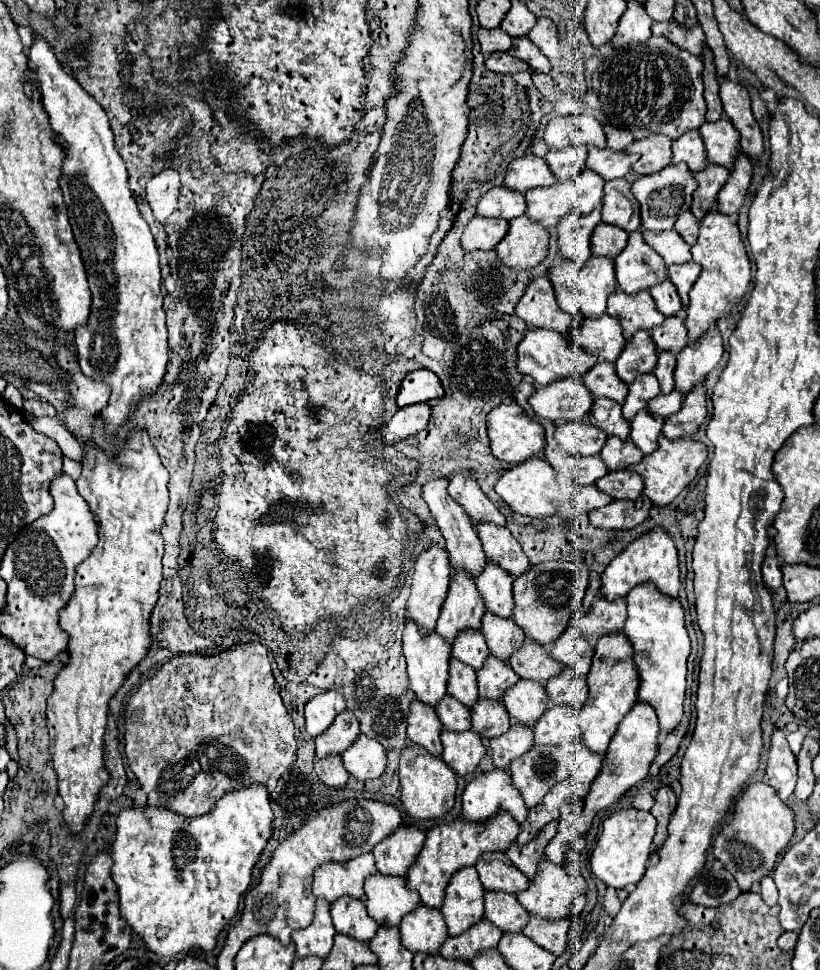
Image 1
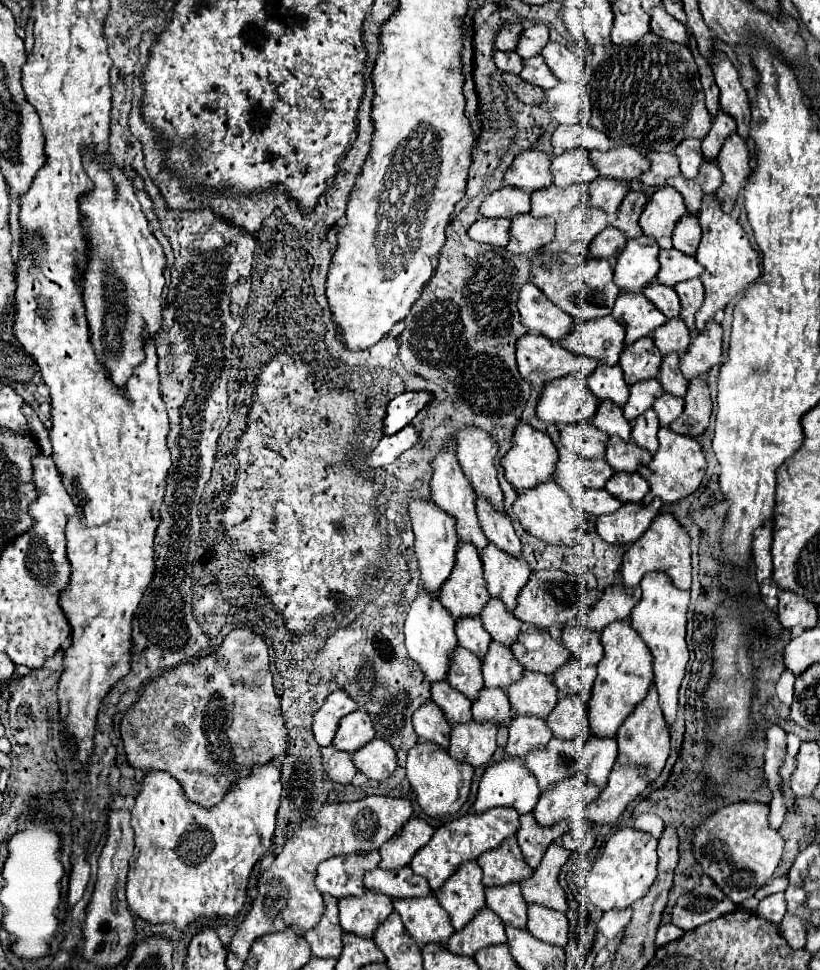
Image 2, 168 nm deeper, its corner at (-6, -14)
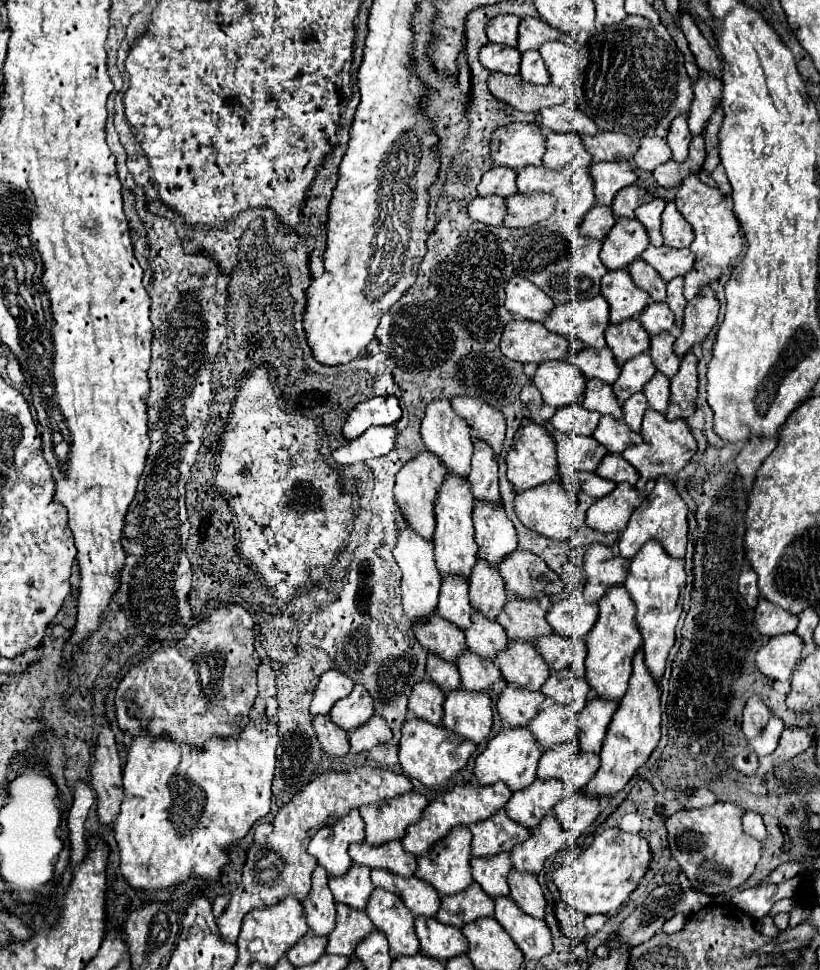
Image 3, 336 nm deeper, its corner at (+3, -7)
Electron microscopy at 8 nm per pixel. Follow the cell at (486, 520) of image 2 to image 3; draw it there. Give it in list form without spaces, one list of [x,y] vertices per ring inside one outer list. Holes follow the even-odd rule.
[[[476,439],[474,441],[474,455],[472,455],[472,471],[468,475],[472,483],[472,495],[480,501],[500,503],[498,491],[498,461],[496,453],[488,447],[488,443]]]

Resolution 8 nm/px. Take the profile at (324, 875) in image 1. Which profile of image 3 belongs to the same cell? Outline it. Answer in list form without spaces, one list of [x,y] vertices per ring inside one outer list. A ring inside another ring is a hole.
[[[352,809],[348,815],[338,819],[338,823],[322,827],[312,835],[308,843],[308,853],[316,857],[318,865],[322,865],[328,875],[340,877],[344,875],[352,859],[348,855],[348,845],[364,841],[364,821],[358,813],[358,809]]]

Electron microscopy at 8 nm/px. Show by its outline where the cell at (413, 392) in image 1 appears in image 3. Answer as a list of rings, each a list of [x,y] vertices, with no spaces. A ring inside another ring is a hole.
[[[372,397],[368,401],[358,403],[350,413],[342,427],[344,439],[352,441],[360,437],[372,425],[394,425],[402,415],[396,397]]]

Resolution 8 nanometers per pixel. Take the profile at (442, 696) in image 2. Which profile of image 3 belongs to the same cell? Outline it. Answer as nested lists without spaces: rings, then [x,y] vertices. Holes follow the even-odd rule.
[[[428,655],[428,665],[426,671],[430,675],[430,679],[444,691],[452,691],[460,687],[460,675],[456,665],[452,663],[444,663],[444,659],[436,659],[436,655]]]

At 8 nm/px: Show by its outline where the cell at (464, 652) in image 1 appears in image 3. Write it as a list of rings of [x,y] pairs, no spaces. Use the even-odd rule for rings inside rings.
[[[442,579],[438,615],[448,619],[450,623],[466,629],[470,625],[470,599],[468,599],[468,583],[464,579]]]

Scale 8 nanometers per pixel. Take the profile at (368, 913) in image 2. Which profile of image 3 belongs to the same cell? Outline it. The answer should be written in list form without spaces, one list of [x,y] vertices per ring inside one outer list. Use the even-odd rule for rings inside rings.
[[[352,865],[348,869],[348,875],[330,879],[330,891],[334,893],[336,901],[346,903],[354,909],[364,909],[368,897],[374,891],[370,881],[370,867]]]

